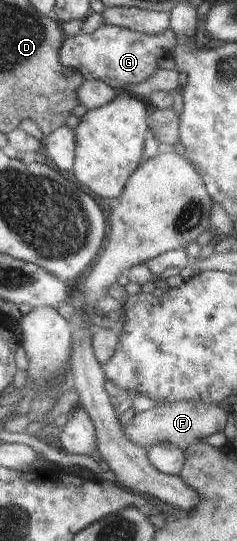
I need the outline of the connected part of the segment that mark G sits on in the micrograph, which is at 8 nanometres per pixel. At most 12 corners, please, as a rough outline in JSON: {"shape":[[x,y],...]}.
{"shape":[[103,23],[64,39],[62,66],[122,91],[171,55],[150,35]]}

